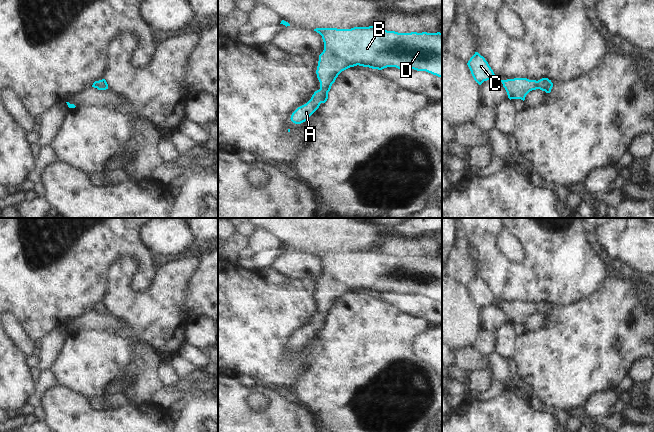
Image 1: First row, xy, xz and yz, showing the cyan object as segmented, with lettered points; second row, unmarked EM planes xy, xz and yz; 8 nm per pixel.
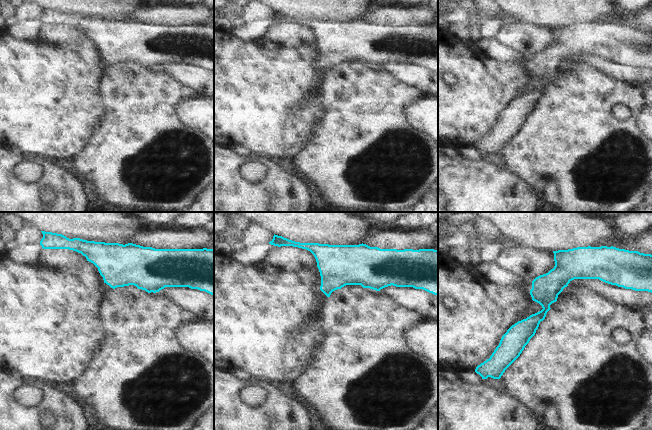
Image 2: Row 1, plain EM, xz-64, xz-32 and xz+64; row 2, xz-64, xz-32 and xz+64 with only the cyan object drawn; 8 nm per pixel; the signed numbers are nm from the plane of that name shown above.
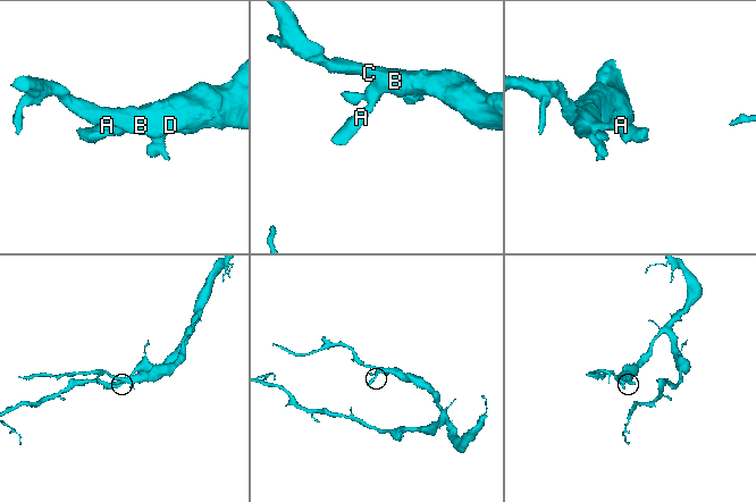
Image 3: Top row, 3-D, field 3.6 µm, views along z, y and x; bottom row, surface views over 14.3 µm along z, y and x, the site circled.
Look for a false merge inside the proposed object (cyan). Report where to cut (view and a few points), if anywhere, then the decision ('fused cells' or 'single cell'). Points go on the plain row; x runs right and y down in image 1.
no cut | single cell

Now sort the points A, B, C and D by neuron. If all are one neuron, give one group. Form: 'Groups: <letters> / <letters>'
Groups: A B C D.

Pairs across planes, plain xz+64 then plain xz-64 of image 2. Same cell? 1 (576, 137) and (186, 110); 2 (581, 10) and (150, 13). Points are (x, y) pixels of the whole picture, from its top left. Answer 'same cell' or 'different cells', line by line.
1: different cells
2: different cells

